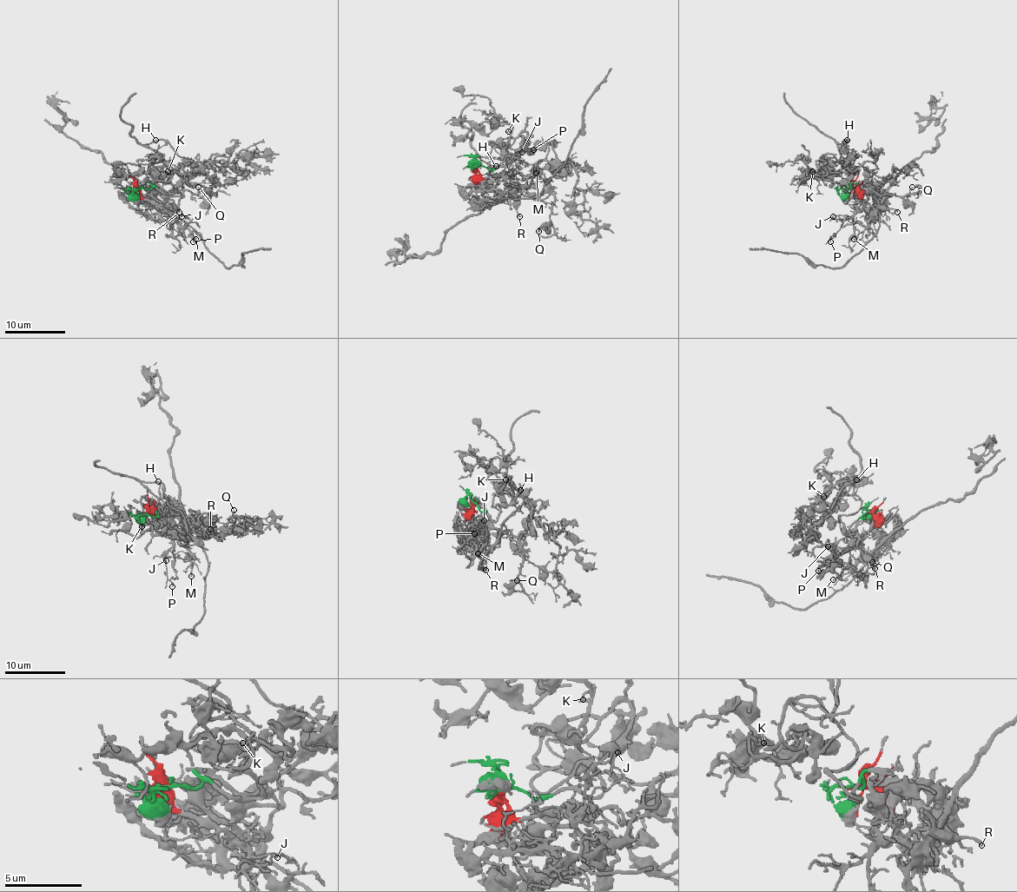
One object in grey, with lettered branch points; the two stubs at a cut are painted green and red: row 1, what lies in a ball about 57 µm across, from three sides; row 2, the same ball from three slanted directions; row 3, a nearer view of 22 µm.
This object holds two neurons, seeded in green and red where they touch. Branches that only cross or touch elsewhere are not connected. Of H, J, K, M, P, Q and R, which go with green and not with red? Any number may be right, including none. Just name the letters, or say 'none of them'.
H, K, Q, R

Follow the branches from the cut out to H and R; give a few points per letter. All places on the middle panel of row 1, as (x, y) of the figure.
H: (478, 165), (490, 169), (508, 168), (523, 186), (531, 185), (537, 163), (511, 161), (496, 167)
R: (478, 165), (490, 169), (505, 167), (509, 169), (509, 175), (521, 194), (517, 201), (517, 214), (520, 216)

